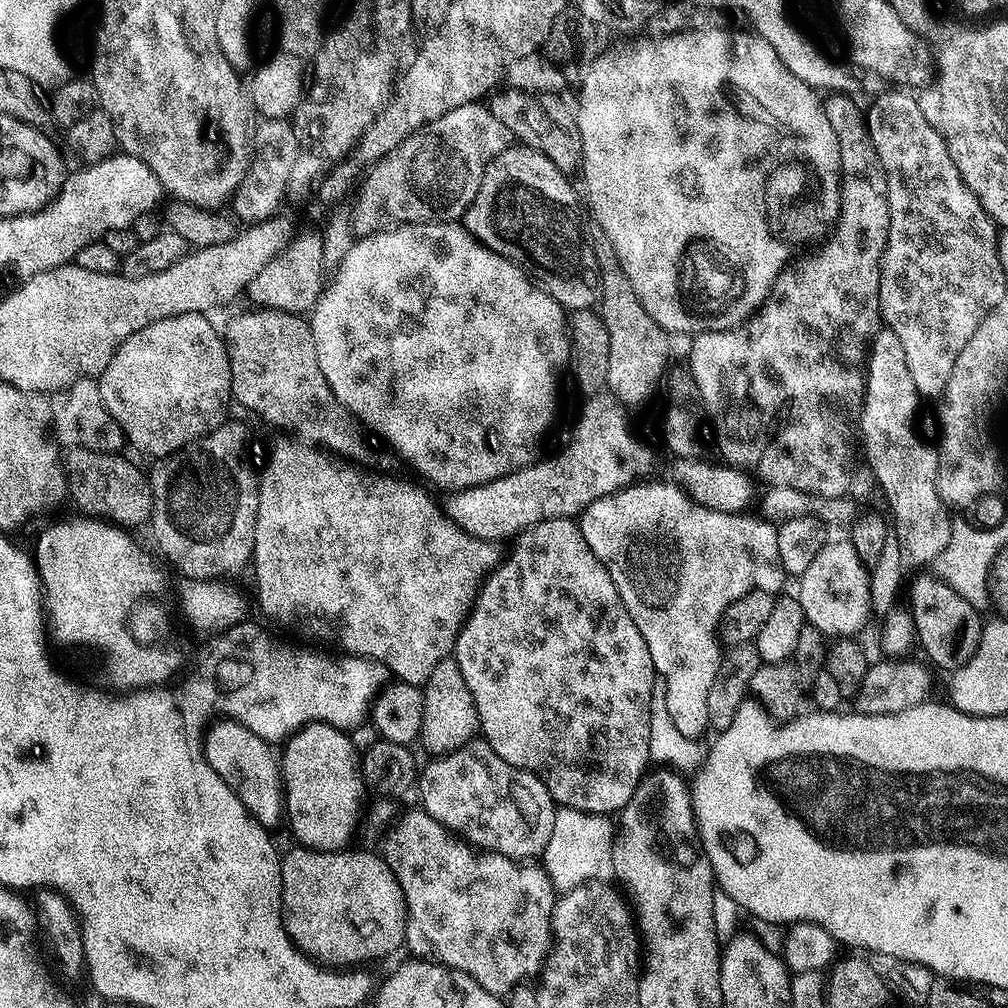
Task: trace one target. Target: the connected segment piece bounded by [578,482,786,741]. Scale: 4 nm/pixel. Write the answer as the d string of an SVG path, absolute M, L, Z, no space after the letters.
M637 482L631 484L629 488L621 488L614 494L598 498L598 502L584 508L578 517L578 523L582 538L586 538L586 546L590 546L590 550L594 550L598 562L602 562L602 566L606 566L606 570L630 614L630 618L634 618L634 626L638 626L642 638L646 640L646 650L650 650L650 658L656 667L657 677L666 686L666 710L670 714L670 722L674 722L674 726L678 728L678 734L682 734L688 740L699 741L701 739L700 735L709 731L706 697L710 695L710 685L714 682L714 674L718 674L718 666L722 655L722 641L718 635L722 614L734 602L738 602L738 598L742 598L742 594L750 594L750 590L766 590L776 594L781 591L779 588L783 586L784 580L786 581L784 567L782 567L778 558L777 525L764 518L755 520L754 517L748 516L752 514L710 510L692 499L675 482L667 482L668 484L648 483L652 482Z

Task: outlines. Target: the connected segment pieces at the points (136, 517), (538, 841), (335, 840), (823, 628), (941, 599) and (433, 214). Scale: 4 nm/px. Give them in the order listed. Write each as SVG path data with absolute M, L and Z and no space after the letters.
M85 448L67 449L63 457L64 475L68 477L68 496L77 504L83 515L119 524L122 528L136 530L139 524L147 525L152 519L152 485L149 477L136 464L123 460L114 452L95 452Z
M477 738L458 750L444 756L429 759L429 764L419 769L418 792L424 811L439 824L444 824L469 842L480 840L479 847L490 852L500 852L513 858L540 858L550 842L554 830L554 814L558 807L555 800L542 786L542 782L533 774L521 768L510 766L483 740Z
M305 724L287 737L288 745L278 756L280 779L284 786L284 807L286 824L292 827L296 835L295 843L305 848L313 848L315 852L338 852L349 847L348 844L358 832L362 820L360 799L366 796L364 780L360 776L358 748L352 745L347 731L329 724Z
M836 540L825 543L822 550L818 550L814 562L810 562L809 568L798 578L800 592L798 599L804 611L805 621L812 625L825 638L852 638L864 628L864 623L870 617L870 586L868 585L869 571L858 558L854 546L847 540Z
M935 574L929 576L916 576L912 580L912 585L907 585L906 596L908 592L907 611L912 615L914 630L916 631L916 644L921 648L927 659L933 665L937 664L940 668L948 668L947 670L955 670L964 665L966 661L974 654L974 650L980 641L980 630L982 627L982 619L978 613L977 605L966 602L966 598L962 598L962 594L954 591L948 583L940 579Z
M480 102L459 104L454 110L442 114L442 118L411 132L396 149L390 150L368 168L368 177L356 196L356 205L350 208L350 223L357 237L373 236L376 232L404 224L446 224L463 217L476 200L488 165L514 144L512 132L502 126L499 115L482 105Z

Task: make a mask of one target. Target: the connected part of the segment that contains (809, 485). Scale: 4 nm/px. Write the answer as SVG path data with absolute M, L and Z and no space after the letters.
M832 94L824 100L826 118L830 118L830 126L838 134L840 143L840 167L843 175L857 176L860 180L852 180L840 189L840 216L836 219L836 227L827 239L828 246L813 260L805 262L801 268L786 270L781 273L776 285L772 287L772 293L759 309L760 316L747 321L748 336L744 330L731 331L701 331L692 344L692 353L688 356L687 367L690 369L692 380L695 381L700 391L703 411L712 419L712 428L716 431L716 442L720 445L720 452L725 461L733 468L743 468L749 474L761 476L765 485L771 486L794 486L794 490L802 490L810 494L822 494L823 496L842 496L847 493L850 474L854 467L852 460L852 436L854 440L854 421L858 413L864 407L864 386L866 383L866 353L870 348L870 341L882 327L880 319L880 303L878 302L878 286L880 285L880 259L884 253L884 243L888 237L888 203L884 197L884 186L879 175L871 176L868 173L868 164L876 164L876 155L872 149L872 143L868 137L868 126L865 113L860 113L857 101L853 97L843 94Z

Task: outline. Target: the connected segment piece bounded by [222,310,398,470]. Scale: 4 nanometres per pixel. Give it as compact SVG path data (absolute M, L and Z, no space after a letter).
M251 311L234 317L229 322L228 329L223 329L222 332L224 343L228 345L233 401L243 404L247 410L252 410L256 418L264 419L270 427L281 428L284 434L291 434L297 441L316 450L335 454L345 462L367 466L372 470L390 470L386 468L398 464L397 457L391 451L383 447L372 448L364 425L356 419L353 412L342 406L342 402L338 402L334 390L330 390L330 382L326 382L322 366L318 366L318 350L314 346L309 321L303 315L291 312Z

